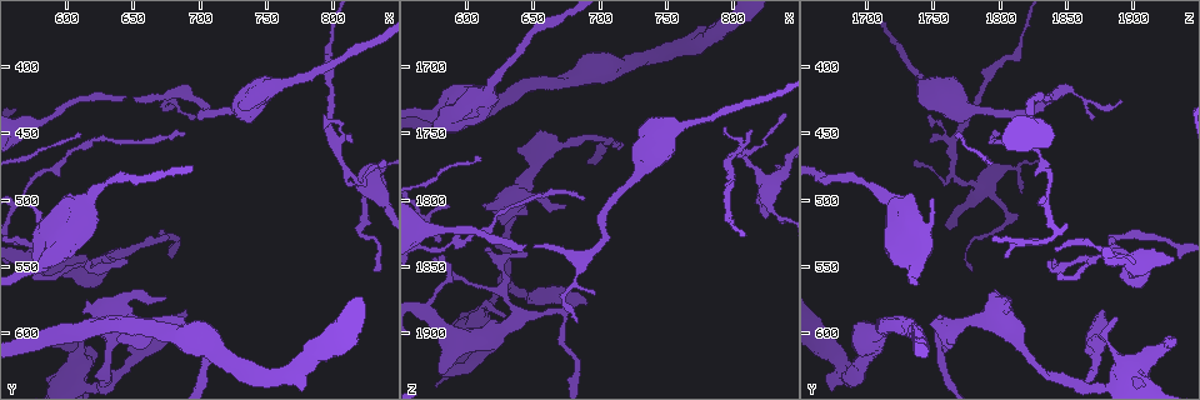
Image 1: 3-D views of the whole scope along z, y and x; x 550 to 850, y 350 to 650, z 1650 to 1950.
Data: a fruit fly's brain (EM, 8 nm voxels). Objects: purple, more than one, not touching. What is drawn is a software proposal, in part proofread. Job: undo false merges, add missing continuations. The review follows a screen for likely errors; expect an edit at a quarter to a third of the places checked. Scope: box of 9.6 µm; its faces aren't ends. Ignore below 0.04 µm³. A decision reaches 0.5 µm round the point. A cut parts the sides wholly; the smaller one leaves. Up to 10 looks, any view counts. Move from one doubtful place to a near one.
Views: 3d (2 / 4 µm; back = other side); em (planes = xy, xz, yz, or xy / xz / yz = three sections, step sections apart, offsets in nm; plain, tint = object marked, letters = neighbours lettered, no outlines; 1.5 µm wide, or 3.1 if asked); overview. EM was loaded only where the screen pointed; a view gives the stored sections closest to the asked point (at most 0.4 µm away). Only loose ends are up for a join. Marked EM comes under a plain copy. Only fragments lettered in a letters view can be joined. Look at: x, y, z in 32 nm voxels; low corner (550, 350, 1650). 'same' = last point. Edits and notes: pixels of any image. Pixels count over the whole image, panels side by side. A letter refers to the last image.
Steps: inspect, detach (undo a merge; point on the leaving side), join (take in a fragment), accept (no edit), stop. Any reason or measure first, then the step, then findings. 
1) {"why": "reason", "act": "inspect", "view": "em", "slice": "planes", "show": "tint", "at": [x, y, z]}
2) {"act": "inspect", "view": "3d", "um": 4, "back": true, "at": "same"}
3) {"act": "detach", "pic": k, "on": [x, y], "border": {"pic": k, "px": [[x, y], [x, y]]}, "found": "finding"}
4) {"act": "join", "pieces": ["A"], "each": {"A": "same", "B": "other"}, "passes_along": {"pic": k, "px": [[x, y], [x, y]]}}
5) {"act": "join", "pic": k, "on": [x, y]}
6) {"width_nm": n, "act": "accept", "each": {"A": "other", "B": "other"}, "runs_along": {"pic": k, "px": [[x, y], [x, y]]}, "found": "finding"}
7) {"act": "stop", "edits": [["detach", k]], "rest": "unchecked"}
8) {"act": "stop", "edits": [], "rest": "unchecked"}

{"why": "free end", "act": "inspect", "view": "3d", "um": 4, "back": true, "at": [580, 604, 1930]}

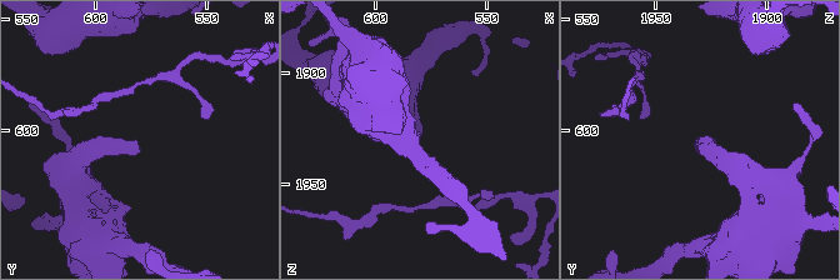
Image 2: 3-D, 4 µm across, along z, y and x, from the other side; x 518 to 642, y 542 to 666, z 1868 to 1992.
{"act": "inspect", "view": "em", "slice": "planes", "show": "letters", "at": [580, 605, 1931]}

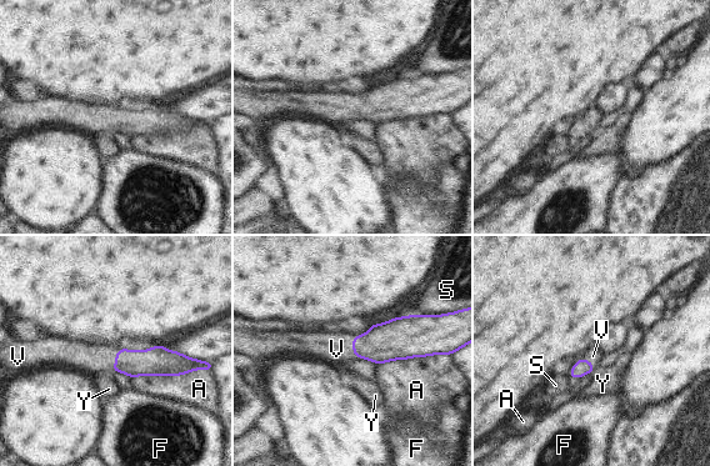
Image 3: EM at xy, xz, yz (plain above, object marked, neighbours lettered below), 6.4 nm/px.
{"act": "join", "pieces": ["V"], "each": {"A": "other", "F": "other", "S": "other", "V": "same", "Y": "other"}, "passes_along": {"pic": 3, "px": [[388, 341], [353, 346], [336, 349]]}, "found": "the neuron continues"}

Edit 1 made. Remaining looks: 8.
{"why": "redraw", "act": "inspect", "view": "overview"}

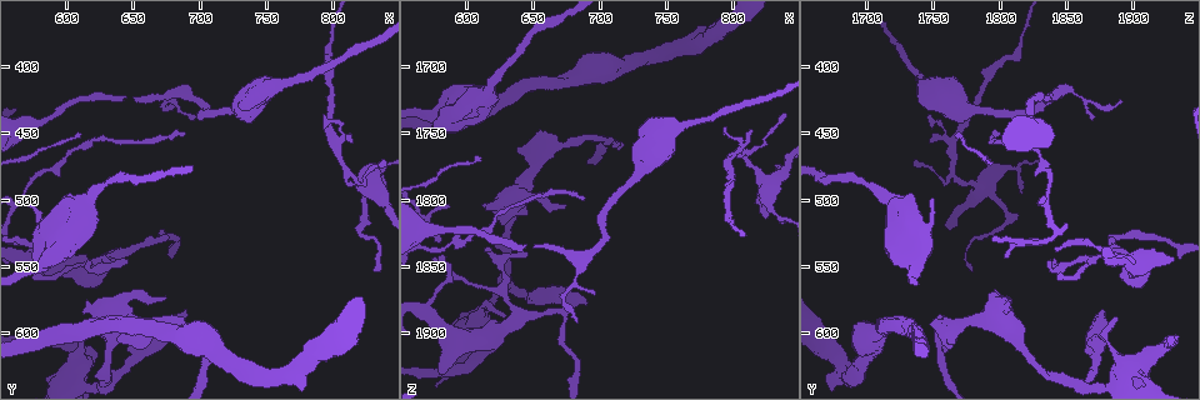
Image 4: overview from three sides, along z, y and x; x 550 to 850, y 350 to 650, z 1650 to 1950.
{"why": "branch stops here", "act": "inspect", "view": "em", "slice": "yz", "step": 4, "show": "tint", "at": [616, 576, 1806]}

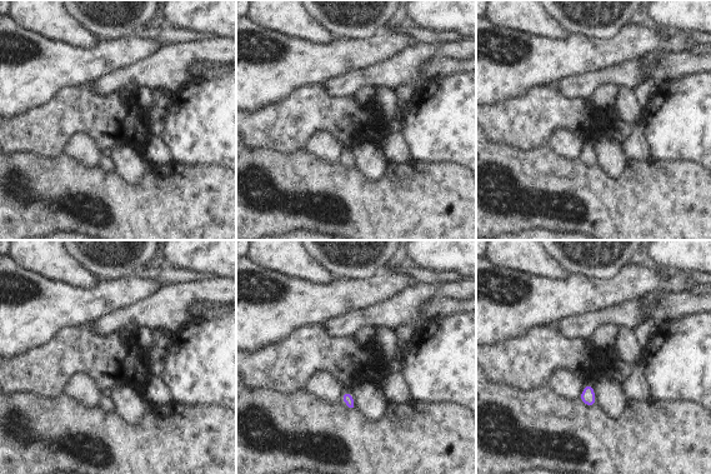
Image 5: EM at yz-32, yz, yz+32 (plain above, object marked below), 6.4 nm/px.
{"why": "another direction", "act": "inspect", "view": "em", "slice": "planes", "show": "letters", "at": "same"}

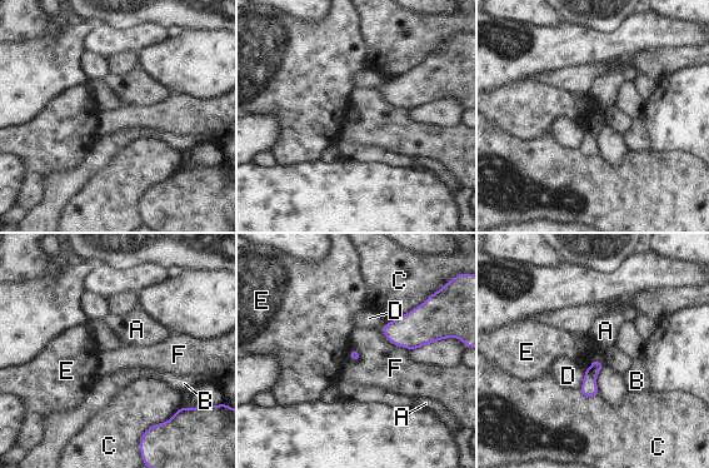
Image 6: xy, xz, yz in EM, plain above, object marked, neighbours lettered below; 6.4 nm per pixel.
{"act": "accept", "each": {"A": "other", "B": "other", "C": "other", "D": "other", "E": "other", "F": "other"}, "border": {"pic": 6, "px": [[380, 327], [389, 340], [412, 350]]}, "found": "none of them fits"}

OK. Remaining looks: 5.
{"act": "inspect", "view": "em", "slice": "xy", "step": 8, "show": "letters", "at": [690, 448, 1798]}

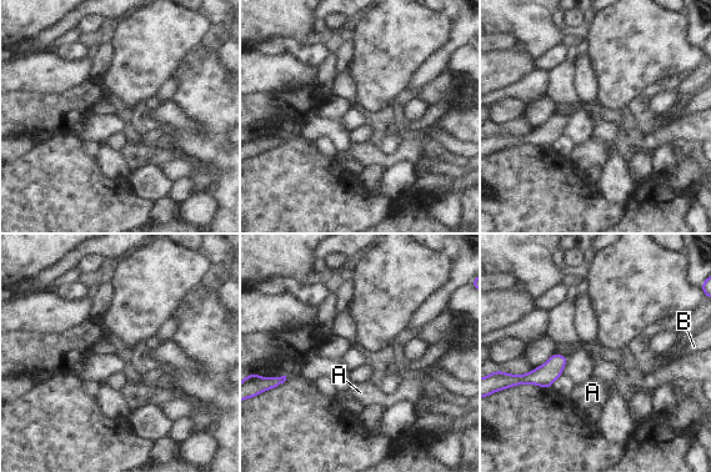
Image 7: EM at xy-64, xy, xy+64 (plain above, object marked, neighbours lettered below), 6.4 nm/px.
{"act": "inspect", "view": "em", "slice": "planes", "show": "letters", "at": "same"}

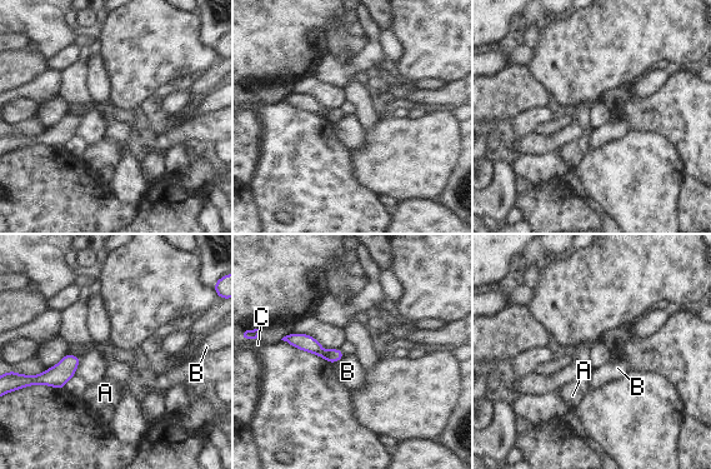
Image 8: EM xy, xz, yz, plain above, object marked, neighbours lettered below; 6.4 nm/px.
{"act": "accept", "each": {"A": "other", "B": "other", "C": "other"}, "runs_along": {"pic": 8, "px": [[289, 338], [339, 355]]}, "found": "none of them fits"}

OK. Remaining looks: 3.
{"why": "narrows sharply", "act": "inspect", "view": "3d", "um": 4, "at": [604, 462, 1826]}

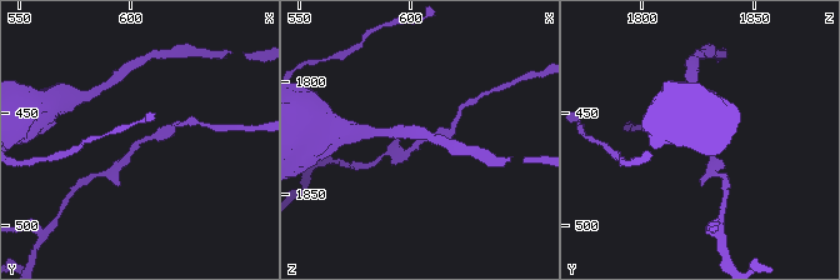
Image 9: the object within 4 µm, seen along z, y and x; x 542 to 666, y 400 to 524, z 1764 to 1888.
{"why": "shape alone is not enough", "act": "inspect", "view": "em", "slice": "xy", "step": 4, "show": "tint", "at": [604, 462, 1826]}

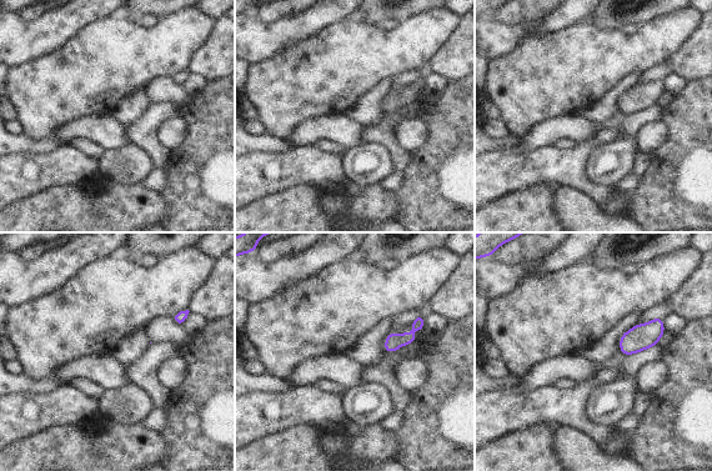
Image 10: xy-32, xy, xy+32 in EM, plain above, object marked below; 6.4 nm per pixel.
{"act": "inspect", "view": "em", "slice": "planes", "show": "letters", "at": "same"}

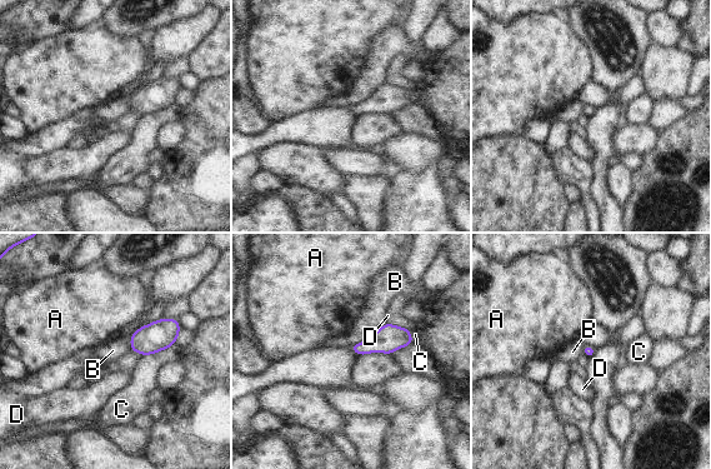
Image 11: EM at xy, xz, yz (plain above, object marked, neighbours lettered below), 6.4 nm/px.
{"width_nm": 70, "act": "accept", "each": {"A": "other", "B": "other", "C": "other", "D": "other"}, "border": {"pic": 11, "px": [[385, 322], [367, 338], [351, 345]]}, "found": "one neuron here"}

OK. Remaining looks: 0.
{"act": "stop", "edits": [["join", 3]], "rest": "unchecked"}

